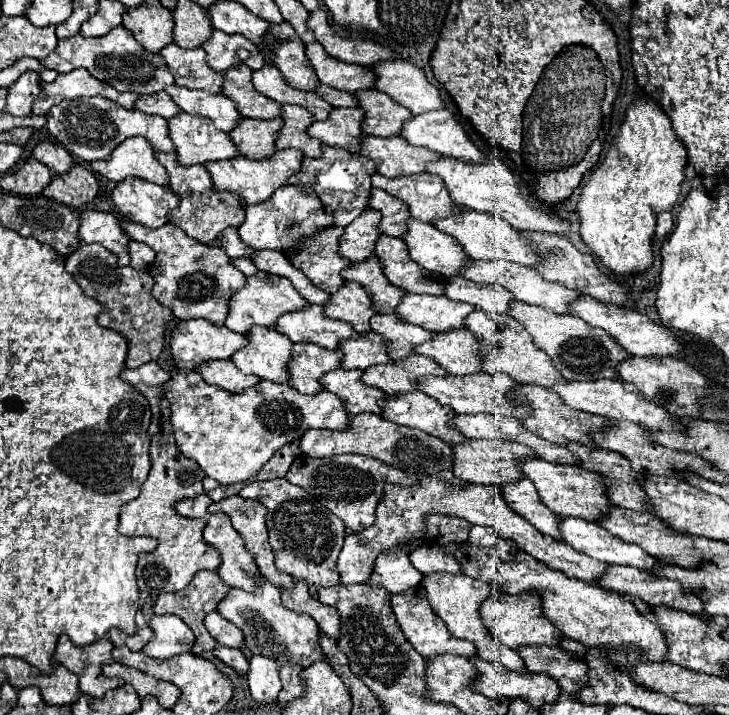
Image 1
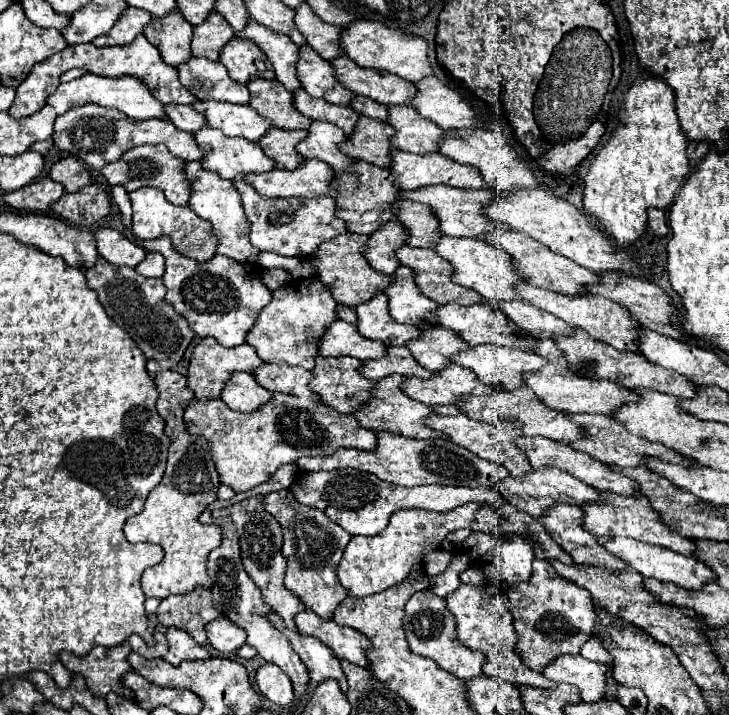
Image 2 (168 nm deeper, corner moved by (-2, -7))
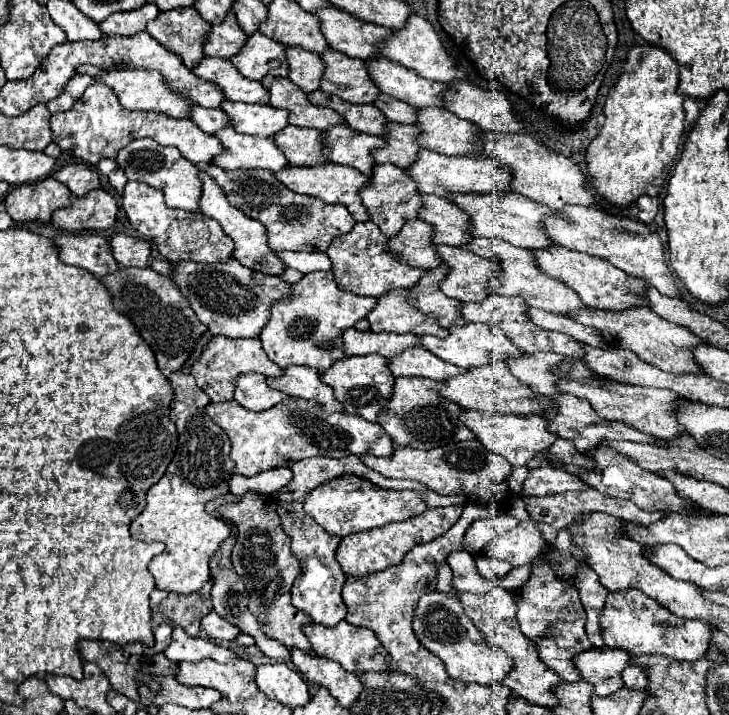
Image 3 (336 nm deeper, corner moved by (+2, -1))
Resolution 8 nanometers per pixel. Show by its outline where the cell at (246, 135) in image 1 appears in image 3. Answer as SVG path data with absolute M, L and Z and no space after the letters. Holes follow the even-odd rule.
M286 126L284 130L280 130L280 134L274 136L274 142L290 164L316 166L328 162L328 158L322 152L322 136L322 130Z

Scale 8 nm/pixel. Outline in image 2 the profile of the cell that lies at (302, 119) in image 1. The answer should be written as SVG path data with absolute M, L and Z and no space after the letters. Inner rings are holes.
M314 120L312 128L308 130L308 138L304 138L298 144L298 152L304 158L322 160L328 166L332 166L336 174L342 174L342 172L352 170L352 164L356 162L354 158L340 152L340 144L344 144L346 140L348 136L334 124Z

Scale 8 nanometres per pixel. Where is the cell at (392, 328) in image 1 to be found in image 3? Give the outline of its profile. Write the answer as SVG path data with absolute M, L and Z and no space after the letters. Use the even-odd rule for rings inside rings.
M466 324L466 326L452 326L448 330L450 334L446 338L436 338L436 336L420 336L420 346L434 356L438 356L444 362L450 362L460 368L470 368L470 366L484 366L494 360L506 360L520 356L522 352L504 336L502 330L490 328L484 324ZM494 354L494 358L492 358Z

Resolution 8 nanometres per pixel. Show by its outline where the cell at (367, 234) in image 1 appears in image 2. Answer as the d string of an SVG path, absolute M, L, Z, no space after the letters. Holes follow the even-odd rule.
M394 218L384 228L380 228L380 232L374 232L370 236L364 248L364 256L378 272L394 274L396 268L400 266L400 260L396 258L396 250L400 246L406 246L406 240L408 240L406 228Z

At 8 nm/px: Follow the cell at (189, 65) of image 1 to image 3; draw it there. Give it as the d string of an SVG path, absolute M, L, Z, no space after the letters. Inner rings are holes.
M202 58L198 66L192 68L198 78L204 78L220 90L224 90L226 100L252 102L252 104L268 104L268 92L260 82L244 78L230 60L224 58Z

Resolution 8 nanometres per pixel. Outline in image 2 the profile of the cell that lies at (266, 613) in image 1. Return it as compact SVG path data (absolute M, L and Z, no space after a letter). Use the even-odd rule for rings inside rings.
M270 614L270 620L286 634L288 642L292 644L292 648L304 662L312 684L322 684L324 680L336 680L336 682L340 682L340 690L344 694L348 692L348 684L346 684L346 676L342 672L340 660L334 656L334 652L328 646L320 644L312 636L302 636L300 632L288 632L288 628L284 628L284 624L280 624L276 614Z

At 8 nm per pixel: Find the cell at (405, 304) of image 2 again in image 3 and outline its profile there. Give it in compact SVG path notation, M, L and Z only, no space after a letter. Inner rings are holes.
M440 264L432 270L426 270L424 278L420 278L420 282L416 282L416 286L412 286L408 300L412 302L412 306L416 306L416 310L434 318L438 322L438 326L442 326L442 328L450 328L454 324L462 326L466 322L458 312L460 302L454 298L448 298L438 288L440 280L446 274L448 274L448 264Z

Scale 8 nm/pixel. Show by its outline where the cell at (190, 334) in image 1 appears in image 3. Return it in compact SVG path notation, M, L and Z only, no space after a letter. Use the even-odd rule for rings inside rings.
M212 336L212 340L204 346L200 358L190 368L190 374L196 378L196 384L204 394L208 394L210 402L226 402L232 400L234 394L234 382L240 374L264 374L264 376L280 376L282 368L276 366L262 350L262 344L258 338L240 338L232 340L226 336Z

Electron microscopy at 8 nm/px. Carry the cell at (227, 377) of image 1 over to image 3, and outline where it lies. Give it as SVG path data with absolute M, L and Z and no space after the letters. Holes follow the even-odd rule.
M242 374L236 380L236 390L234 390L234 400L254 412L262 412L272 408L274 404L284 400L284 394L278 390L272 390L262 374Z

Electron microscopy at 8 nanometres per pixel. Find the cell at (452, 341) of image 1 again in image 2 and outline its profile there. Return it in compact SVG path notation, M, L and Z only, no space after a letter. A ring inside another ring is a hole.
M482 344L470 348L468 352L460 352L454 362L474 370L474 374L486 384L504 384L508 390L526 386L522 376L526 372L540 370L546 364L546 360L538 354L516 352L494 344Z

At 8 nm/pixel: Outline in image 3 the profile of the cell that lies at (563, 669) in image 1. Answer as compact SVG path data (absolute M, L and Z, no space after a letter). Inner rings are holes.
M604 646L602 650L590 648L586 652L580 652L574 658L574 666L580 672L580 676L594 686L594 694L604 696L624 686L620 680L620 672L628 666L628 660L628 650Z

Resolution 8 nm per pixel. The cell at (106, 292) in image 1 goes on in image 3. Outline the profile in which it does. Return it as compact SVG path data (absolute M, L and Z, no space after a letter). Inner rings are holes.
M148 266L118 268L114 274L100 276L98 280L110 292L114 308L138 328L144 342L152 348L152 352L156 354L158 368L166 374L176 372L188 360L196 340L206 332L206 326L202 326L196 320L196 314L192 312L192 308L188 308L186 298L180 294L174 282L168 276L158 274Z

